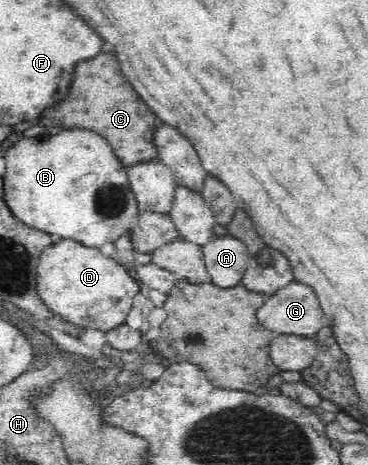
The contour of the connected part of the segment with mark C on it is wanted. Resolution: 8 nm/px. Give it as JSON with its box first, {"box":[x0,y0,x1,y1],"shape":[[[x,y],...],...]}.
{"box":[41,53,158,167],"shape":[[[101,53],[95,59],[81,61],[75,69],[73,87],[69,89],[67,99],[59,103],[57,115],[43,115],[41,125],[61,125],[65,129],[99,129],[97,133],[105,135],[126,167],[158,159],[158,149],[153,139],[155,117],[123,77],[115,53]]]}

